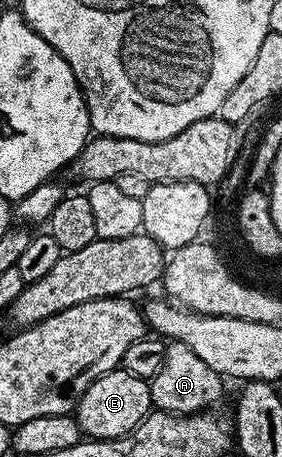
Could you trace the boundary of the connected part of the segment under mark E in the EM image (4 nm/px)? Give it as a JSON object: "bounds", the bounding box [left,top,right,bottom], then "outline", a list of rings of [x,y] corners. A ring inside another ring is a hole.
{"bounds":[74,367,153,441],"outline":[[[123,367],[104,373],[90,383],[90,387],[76,403],[74,416],[85,438],[94,441],[115,441],[133,433],[145,417],[153,412],[152,390],[149,382],[130,375]]]}

